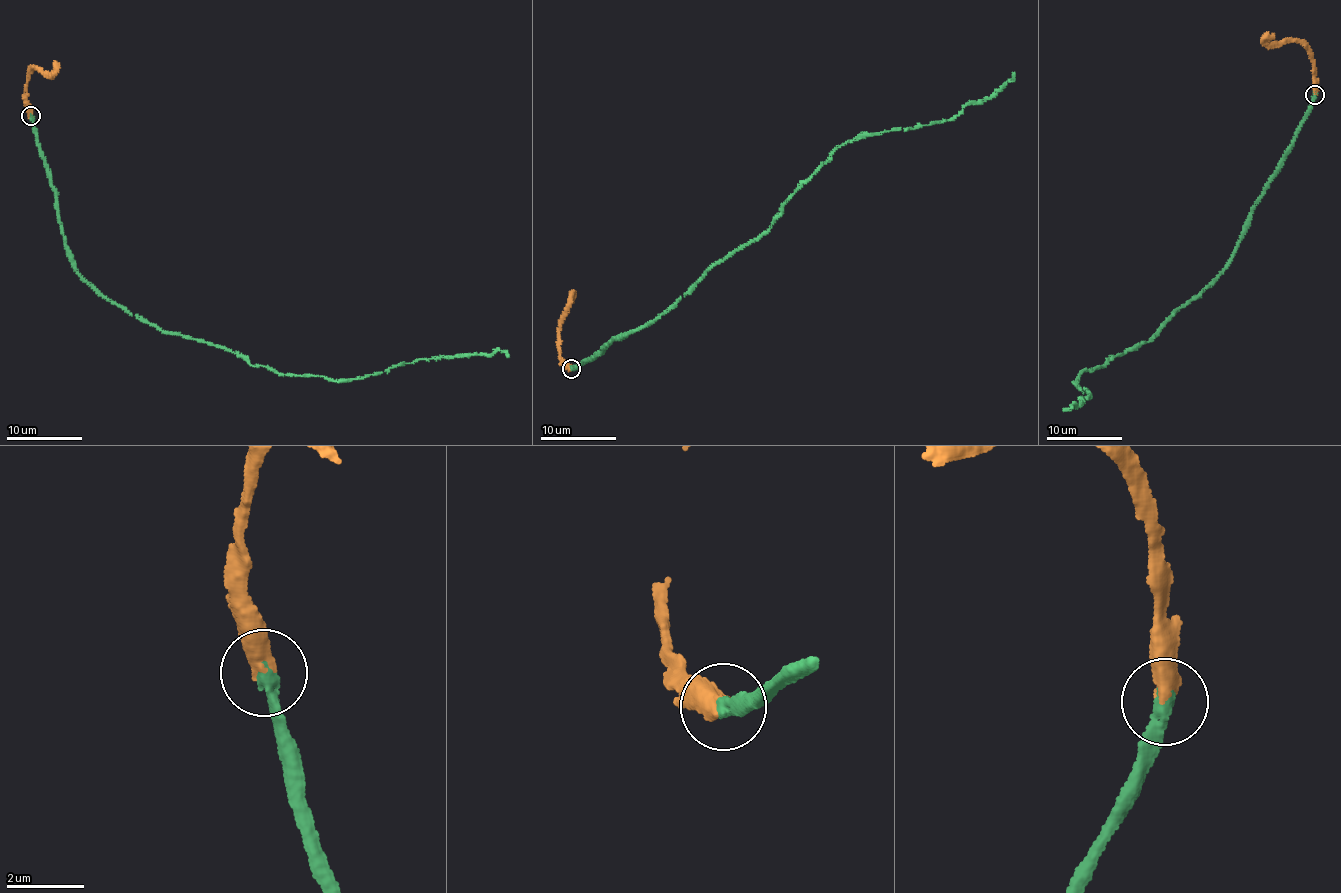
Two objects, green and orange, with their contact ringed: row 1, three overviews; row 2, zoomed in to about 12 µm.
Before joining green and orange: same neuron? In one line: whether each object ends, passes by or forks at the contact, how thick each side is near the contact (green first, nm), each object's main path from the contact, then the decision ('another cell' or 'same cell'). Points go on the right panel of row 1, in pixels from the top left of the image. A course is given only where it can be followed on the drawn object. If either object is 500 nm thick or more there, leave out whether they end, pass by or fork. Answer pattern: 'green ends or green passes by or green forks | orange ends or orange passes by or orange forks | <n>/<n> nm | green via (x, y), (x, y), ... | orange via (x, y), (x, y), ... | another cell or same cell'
green ends | orange ends | 420/480 nm | green via (1315, 94), (1224, 268), (1148, 342), (1085, 370), (1077, 383), (1091, 398), (1063, 411) | orange via (1315, 94), (1313, 54), (1295, 41), (1267, 42), (1274, 33) | same cell

